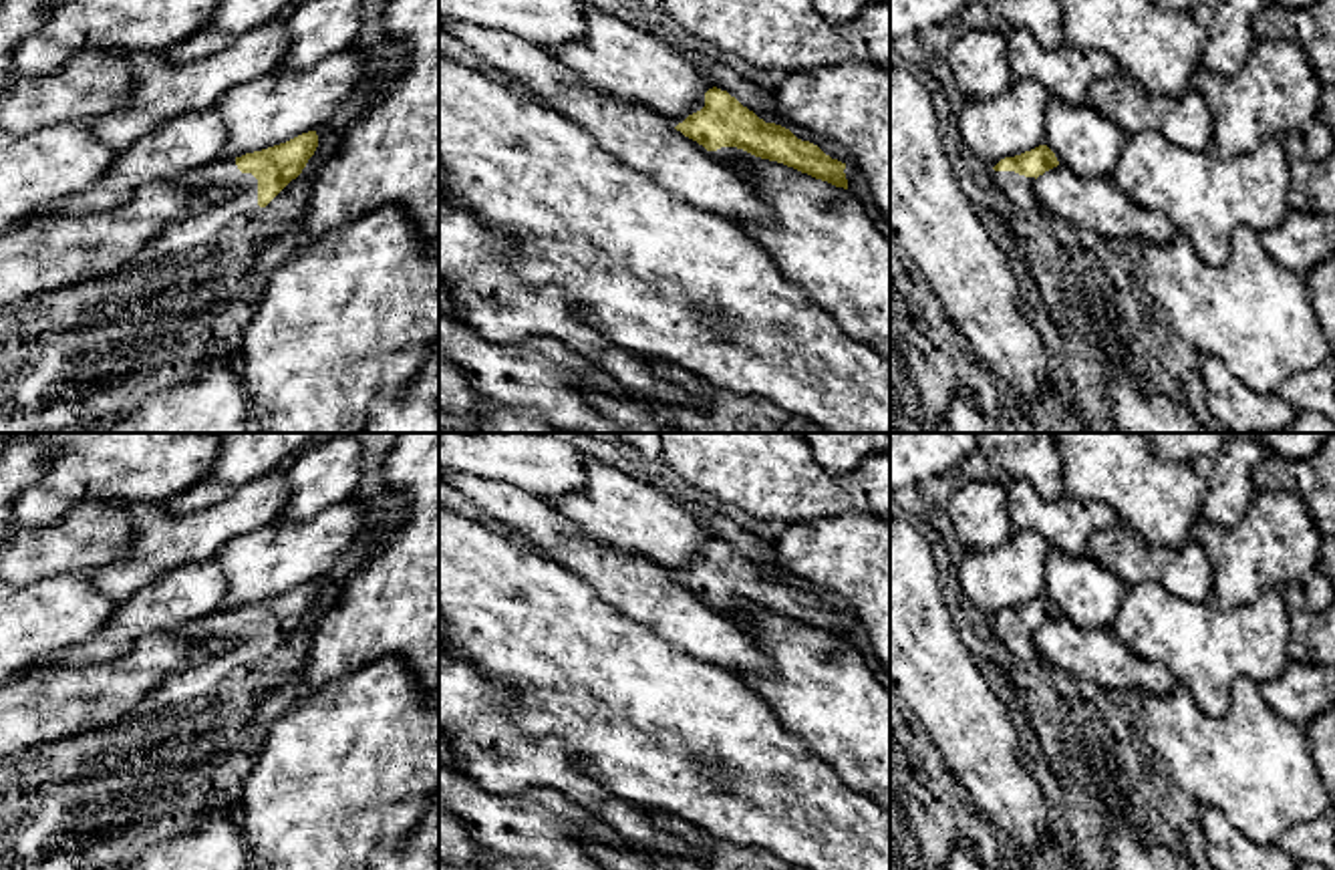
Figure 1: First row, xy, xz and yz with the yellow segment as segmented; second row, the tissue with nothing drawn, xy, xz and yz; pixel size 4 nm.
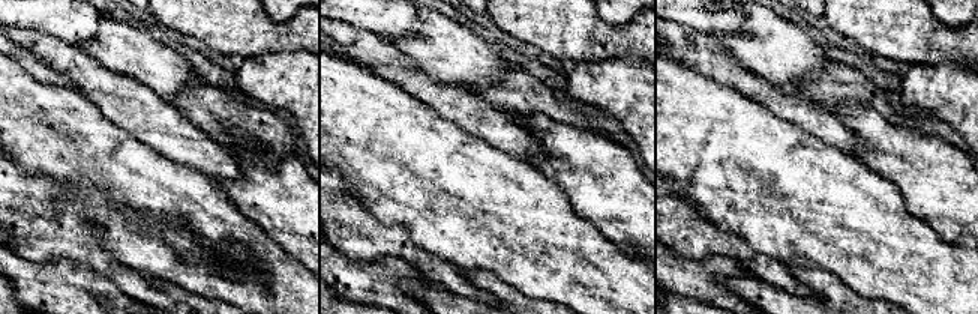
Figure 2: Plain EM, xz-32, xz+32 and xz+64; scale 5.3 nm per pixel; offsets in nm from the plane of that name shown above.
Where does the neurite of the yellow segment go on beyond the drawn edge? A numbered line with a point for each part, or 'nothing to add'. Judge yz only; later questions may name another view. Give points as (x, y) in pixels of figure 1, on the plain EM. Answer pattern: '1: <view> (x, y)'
1: yz (1017, 639)

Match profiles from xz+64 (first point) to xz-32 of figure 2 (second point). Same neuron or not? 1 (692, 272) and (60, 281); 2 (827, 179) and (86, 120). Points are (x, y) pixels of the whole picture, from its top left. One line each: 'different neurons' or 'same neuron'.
1: same neuron
2: same neuron

